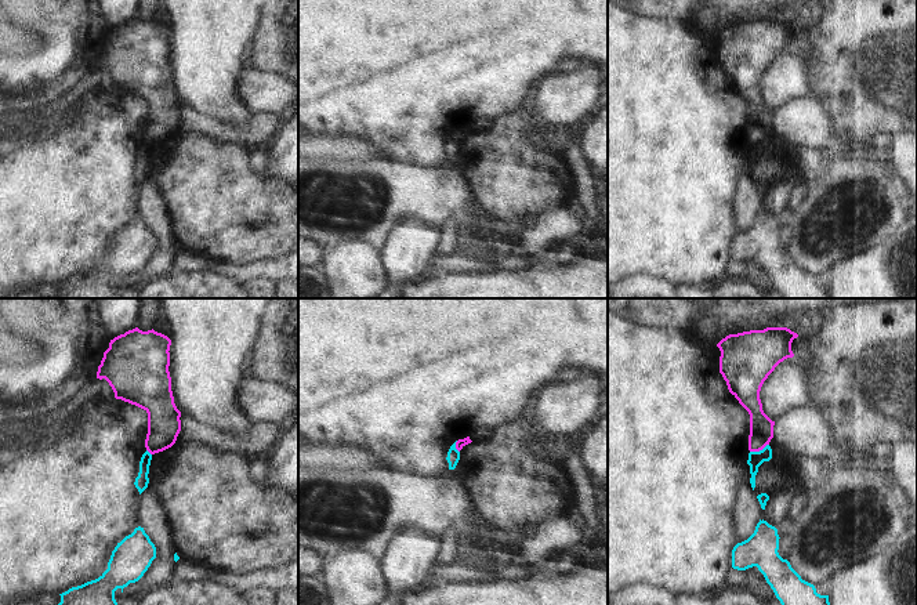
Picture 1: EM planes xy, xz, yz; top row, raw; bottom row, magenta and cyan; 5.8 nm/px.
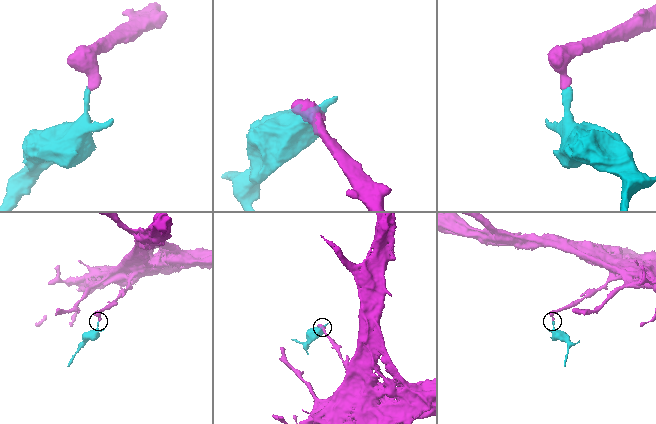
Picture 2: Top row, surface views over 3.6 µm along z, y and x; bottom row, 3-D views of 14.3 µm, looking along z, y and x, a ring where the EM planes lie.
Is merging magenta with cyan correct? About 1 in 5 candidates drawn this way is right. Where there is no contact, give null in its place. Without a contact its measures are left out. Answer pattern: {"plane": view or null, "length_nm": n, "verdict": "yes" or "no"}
{"plane": "yz", "length_nm": 120, "verdict": "no"}

